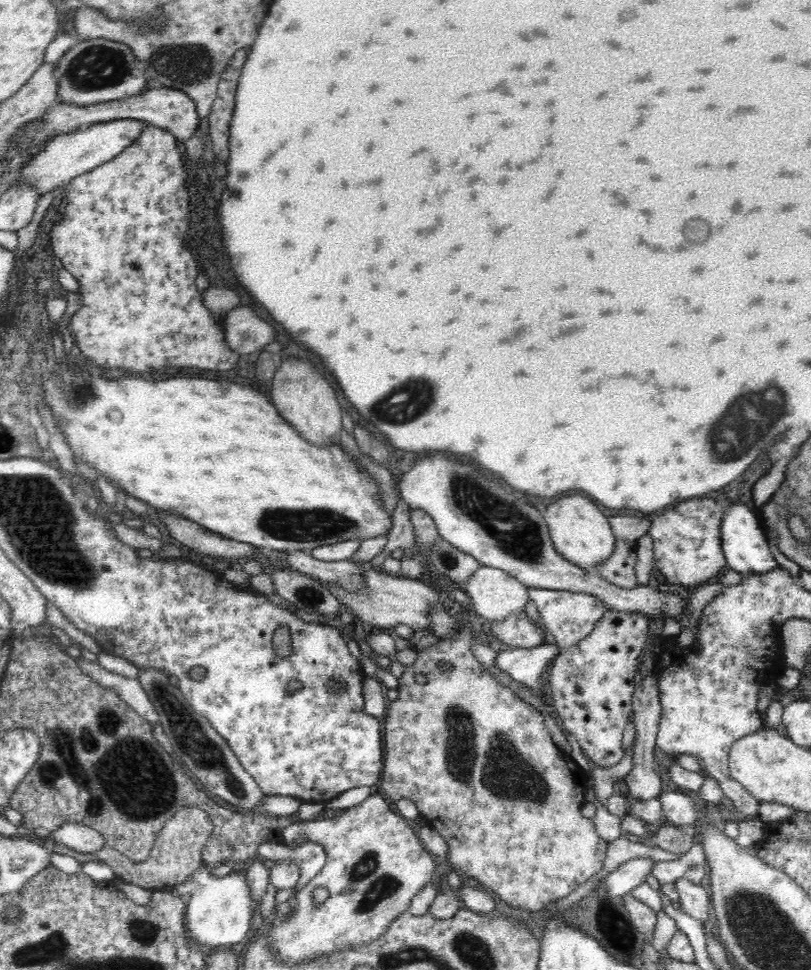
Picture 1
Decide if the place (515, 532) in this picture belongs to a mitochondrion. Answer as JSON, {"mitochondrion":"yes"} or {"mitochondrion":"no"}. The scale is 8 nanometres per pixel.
{"mitochondrion":"yes"}

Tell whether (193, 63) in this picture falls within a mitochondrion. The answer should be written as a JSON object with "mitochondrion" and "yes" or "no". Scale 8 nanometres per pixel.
{"mitochondrion":"yes"}

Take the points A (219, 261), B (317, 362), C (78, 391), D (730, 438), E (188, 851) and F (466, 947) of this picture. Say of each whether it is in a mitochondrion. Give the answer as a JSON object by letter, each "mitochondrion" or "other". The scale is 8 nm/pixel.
{"A":"mitochondrion","B":"other","C":"mitochondrion","D":"mitochondrion","E":"other","F":"mitochondrion"}

